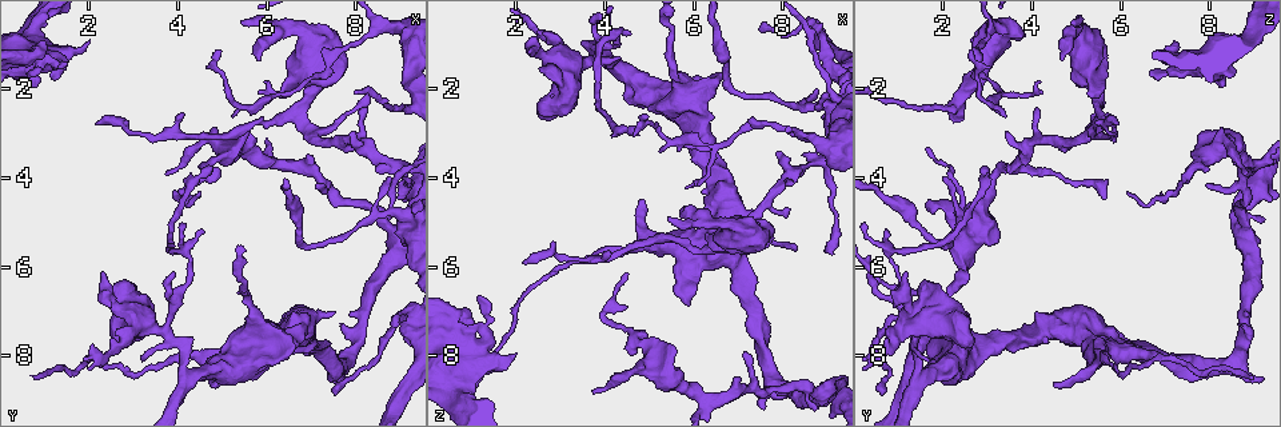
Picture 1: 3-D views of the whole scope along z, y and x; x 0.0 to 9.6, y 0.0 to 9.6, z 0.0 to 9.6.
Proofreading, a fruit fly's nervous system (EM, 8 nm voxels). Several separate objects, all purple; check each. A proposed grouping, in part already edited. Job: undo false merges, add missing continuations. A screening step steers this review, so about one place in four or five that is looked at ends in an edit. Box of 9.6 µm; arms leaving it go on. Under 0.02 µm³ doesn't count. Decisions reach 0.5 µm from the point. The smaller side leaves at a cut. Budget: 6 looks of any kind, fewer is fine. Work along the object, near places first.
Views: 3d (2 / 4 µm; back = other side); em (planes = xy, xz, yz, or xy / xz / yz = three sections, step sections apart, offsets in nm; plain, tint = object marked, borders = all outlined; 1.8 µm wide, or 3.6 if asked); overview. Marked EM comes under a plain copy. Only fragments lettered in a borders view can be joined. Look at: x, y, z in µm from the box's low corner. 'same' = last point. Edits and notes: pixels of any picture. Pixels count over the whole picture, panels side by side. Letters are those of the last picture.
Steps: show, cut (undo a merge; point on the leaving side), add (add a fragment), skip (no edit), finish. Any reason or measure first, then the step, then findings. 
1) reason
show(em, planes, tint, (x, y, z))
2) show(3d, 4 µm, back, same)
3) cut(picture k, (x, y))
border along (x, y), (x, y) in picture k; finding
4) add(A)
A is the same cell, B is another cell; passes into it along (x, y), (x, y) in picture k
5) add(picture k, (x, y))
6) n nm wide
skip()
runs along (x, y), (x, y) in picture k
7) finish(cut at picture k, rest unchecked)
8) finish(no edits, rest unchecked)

show(3d, 4 µm, (5.85, 2.15, 4.20))

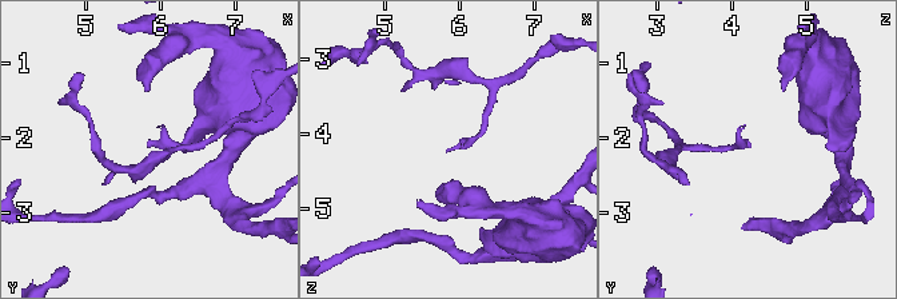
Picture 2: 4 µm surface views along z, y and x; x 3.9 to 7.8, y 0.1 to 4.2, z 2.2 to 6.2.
show(em, planes, tint, (5.85, 2.10, 4.25))

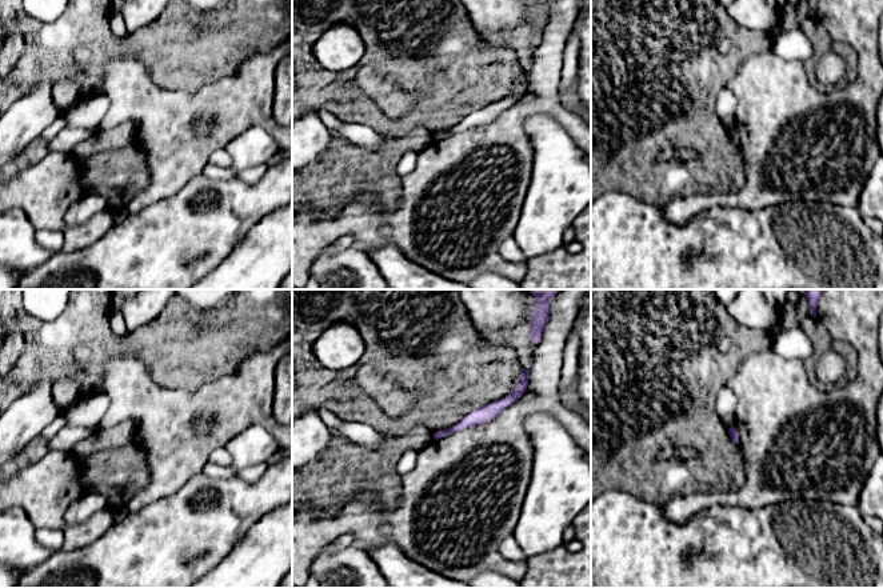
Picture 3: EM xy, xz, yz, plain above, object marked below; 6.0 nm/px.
show(em, planes, borders, same)

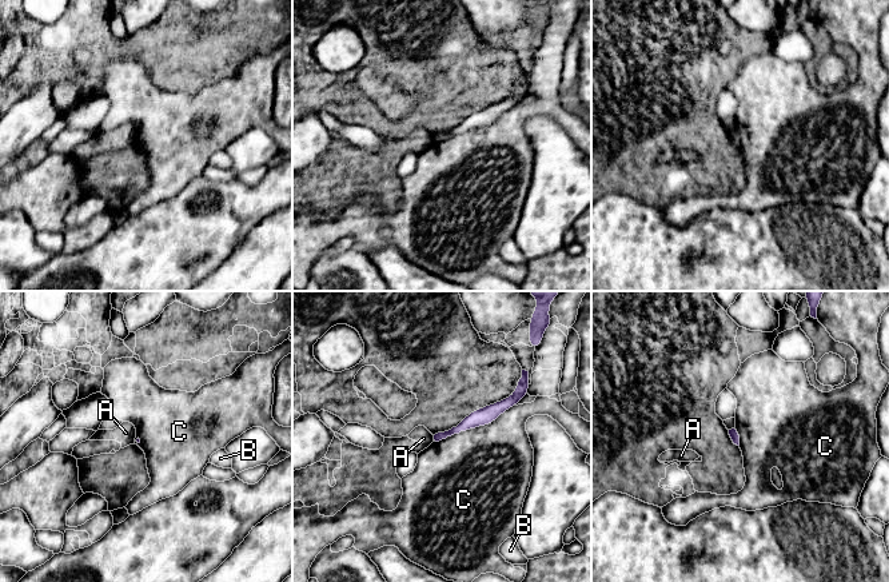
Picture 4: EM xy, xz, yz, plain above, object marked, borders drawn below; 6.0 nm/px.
skip()
A, B and C are other cells; none of them fits

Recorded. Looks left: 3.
three-way junction
show(em, 3.6 µm, planes, borders, (8.65, 0.55, 3.05))

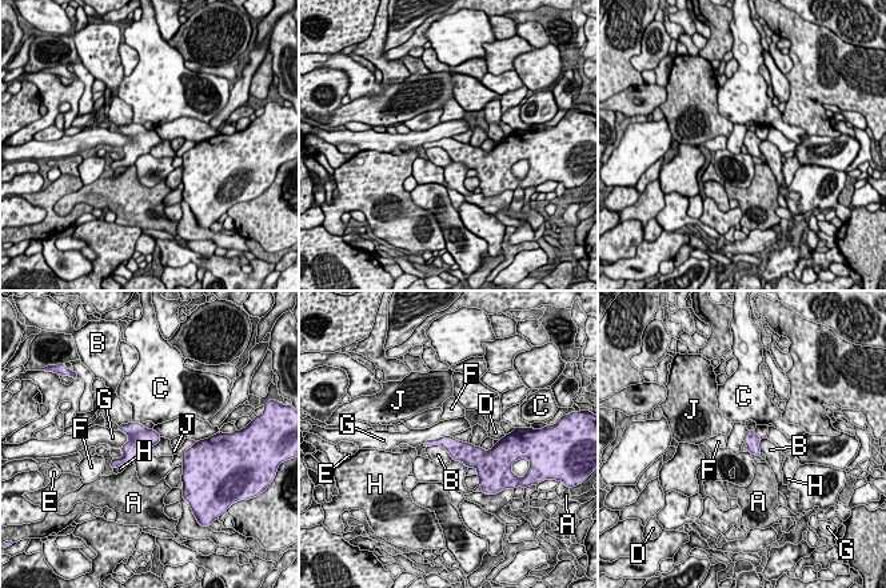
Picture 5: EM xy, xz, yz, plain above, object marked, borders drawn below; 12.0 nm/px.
skip()
A, B, C, D, E, F, G, H and J are other cells; border along (451, 436), (469, 443) in picture 5; all the same neuron

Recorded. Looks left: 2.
abrupt turn
show(3d, 2 µm, back, (9.00, 7.05, 1.45))

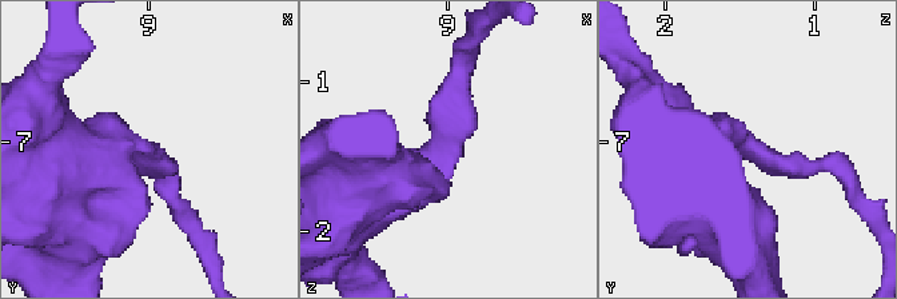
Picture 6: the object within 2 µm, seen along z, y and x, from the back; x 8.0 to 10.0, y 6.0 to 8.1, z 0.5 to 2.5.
now the EM
show(em, planes, borders, (9.04, 7.04, 1.42))

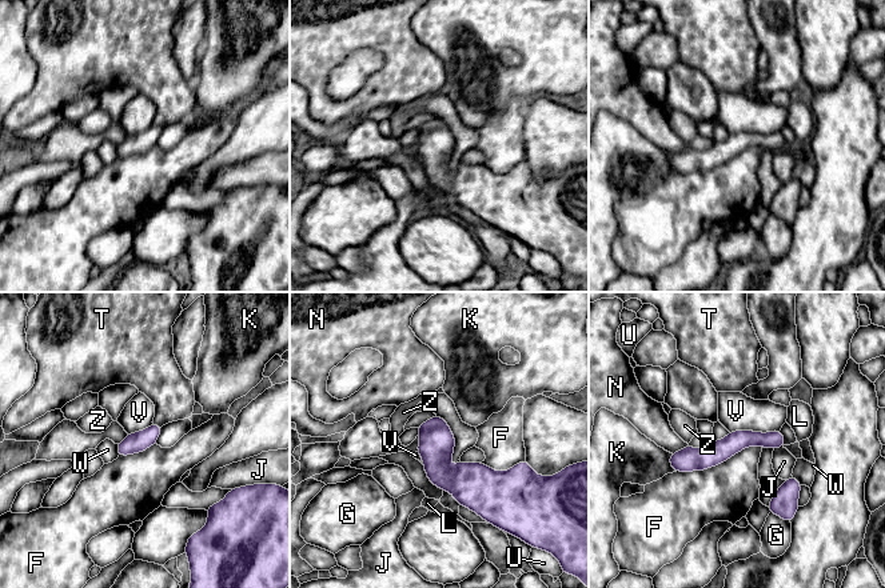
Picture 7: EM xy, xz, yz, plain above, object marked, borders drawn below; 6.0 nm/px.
130 nm wide
skip()
F, G, J, K, L, N, T, U, V, W and Z are other cells; all the same neuron

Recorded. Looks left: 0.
finish(no edits, rest unchecked)

